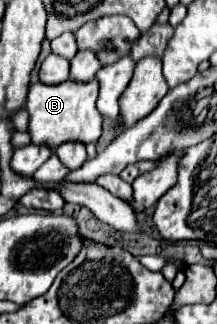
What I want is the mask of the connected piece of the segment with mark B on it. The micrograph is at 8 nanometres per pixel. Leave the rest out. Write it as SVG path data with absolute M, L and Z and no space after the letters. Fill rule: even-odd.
M98 79L80 83L80 81L64 81L58 85L36 83L30 85L26 111L30 113L30 139L32 143L48 143L52 149L66 141L92 143L102 135L102 115L96 109L98 99Z

